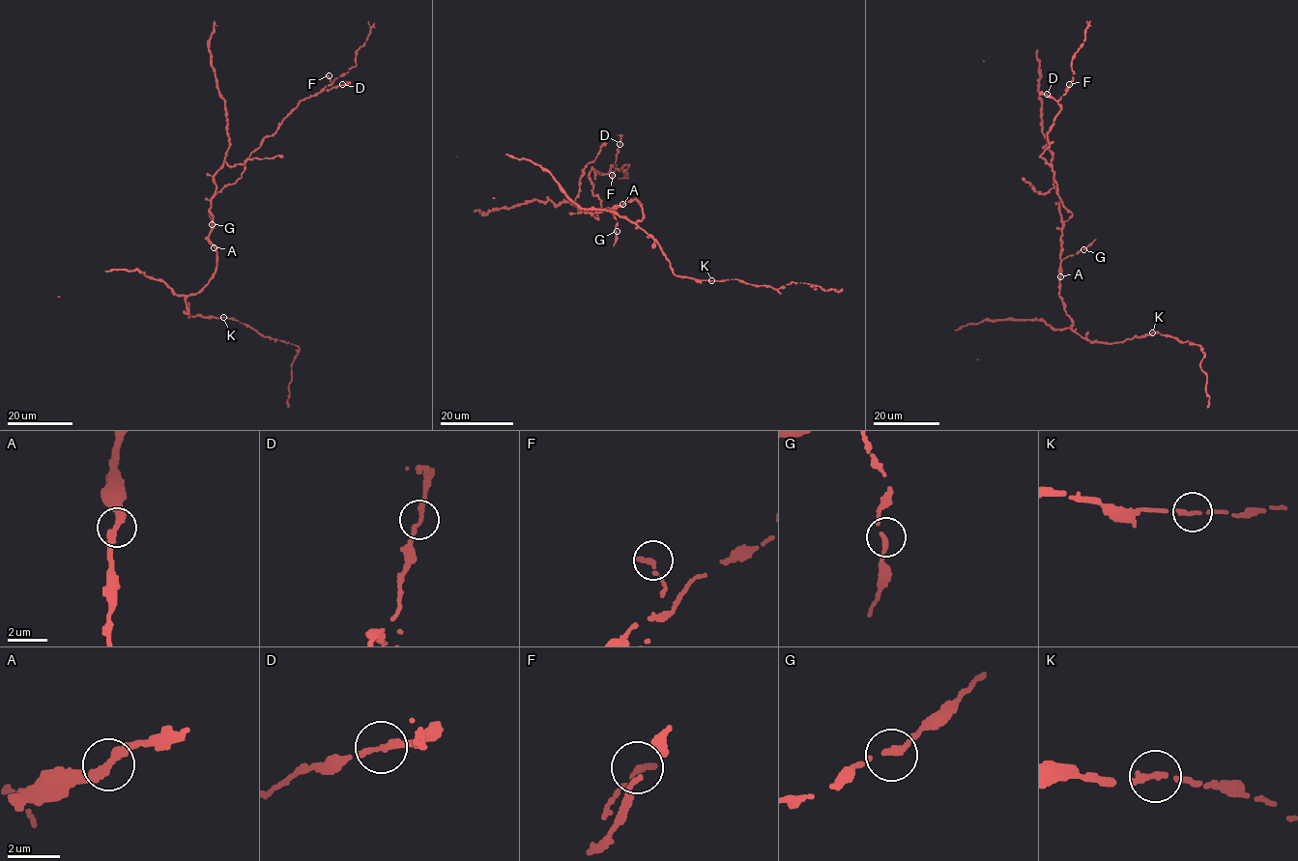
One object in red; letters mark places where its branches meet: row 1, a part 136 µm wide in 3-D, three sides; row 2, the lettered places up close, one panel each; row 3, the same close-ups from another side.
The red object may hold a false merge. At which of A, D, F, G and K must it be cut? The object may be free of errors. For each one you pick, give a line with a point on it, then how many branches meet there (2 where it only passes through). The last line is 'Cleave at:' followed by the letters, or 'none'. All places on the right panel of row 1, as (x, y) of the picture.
Cleave at: none

